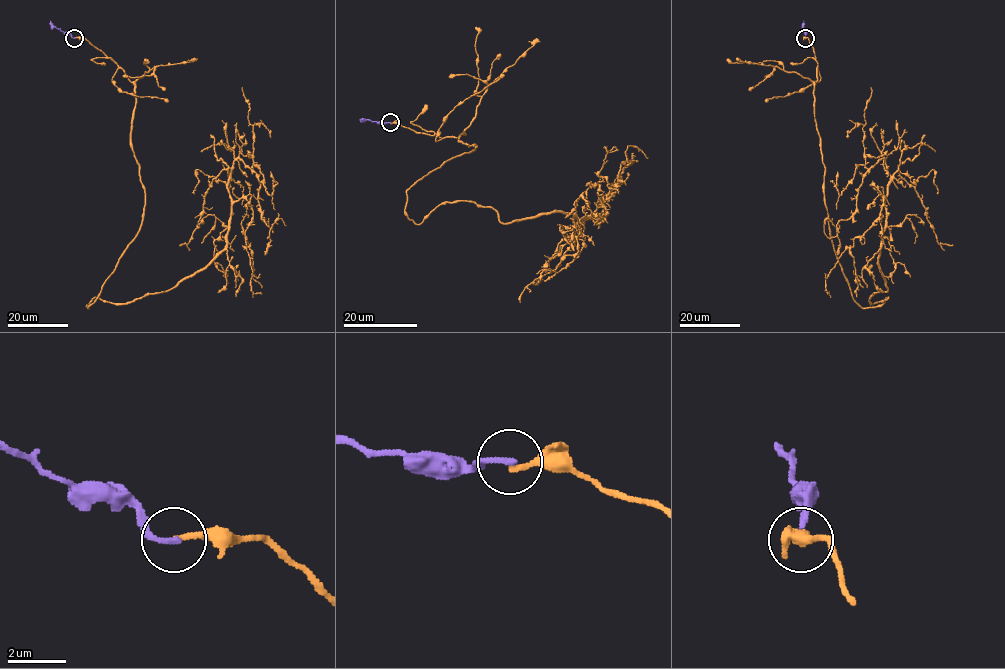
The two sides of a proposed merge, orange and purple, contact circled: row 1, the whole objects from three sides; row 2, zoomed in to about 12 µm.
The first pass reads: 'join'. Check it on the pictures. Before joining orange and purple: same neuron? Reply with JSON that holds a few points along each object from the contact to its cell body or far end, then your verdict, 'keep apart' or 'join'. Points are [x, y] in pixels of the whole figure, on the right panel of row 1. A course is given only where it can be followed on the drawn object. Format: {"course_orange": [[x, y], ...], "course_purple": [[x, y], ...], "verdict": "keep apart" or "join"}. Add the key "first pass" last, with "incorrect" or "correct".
{"course_orange": [[805, 38], [836, 257], [852, 298], [880, 306], [883, 158], [829, 238], [834, 226]], "course_purple": [[805, 38], [803, 20]], "verdict": "keep apart", "first pass": "incorrect"}

